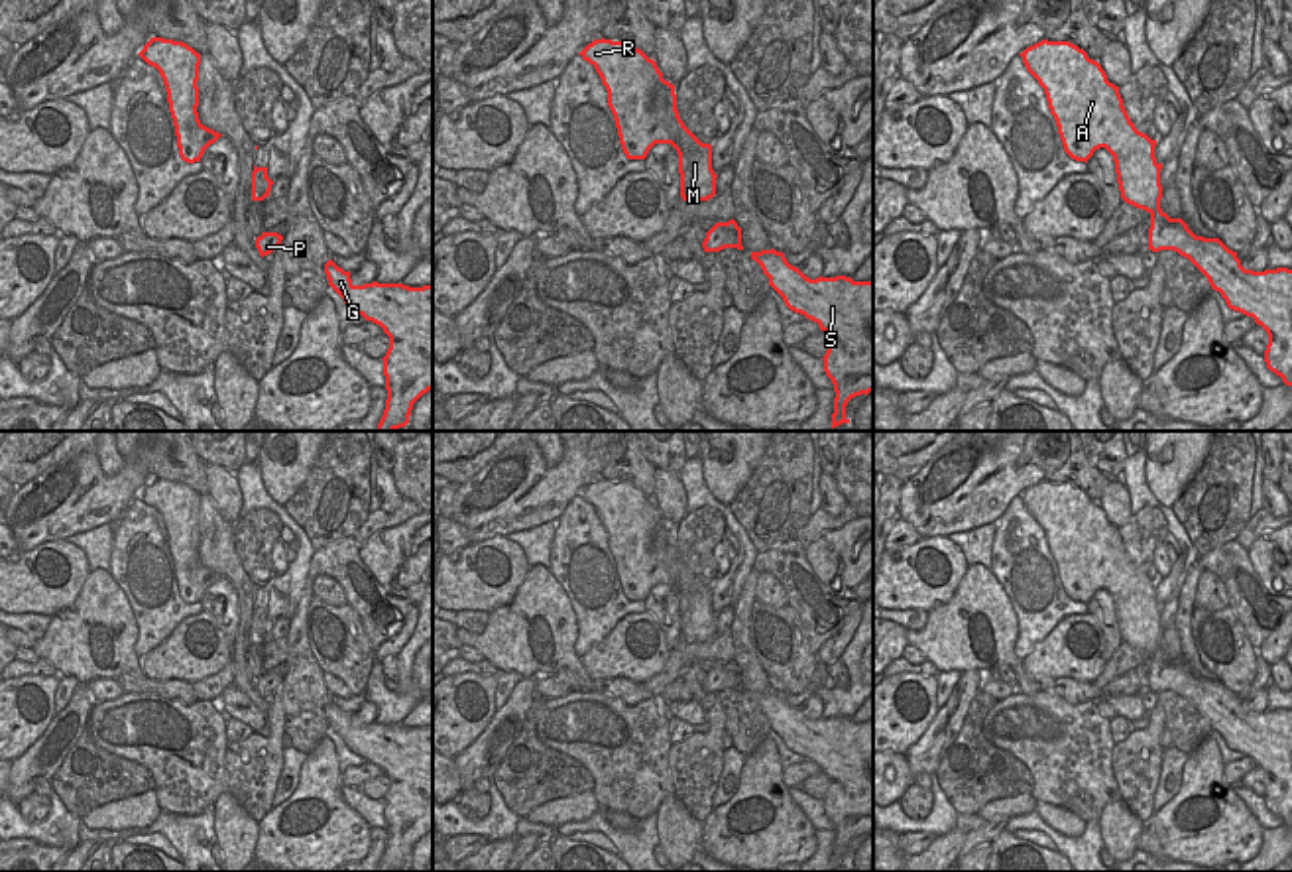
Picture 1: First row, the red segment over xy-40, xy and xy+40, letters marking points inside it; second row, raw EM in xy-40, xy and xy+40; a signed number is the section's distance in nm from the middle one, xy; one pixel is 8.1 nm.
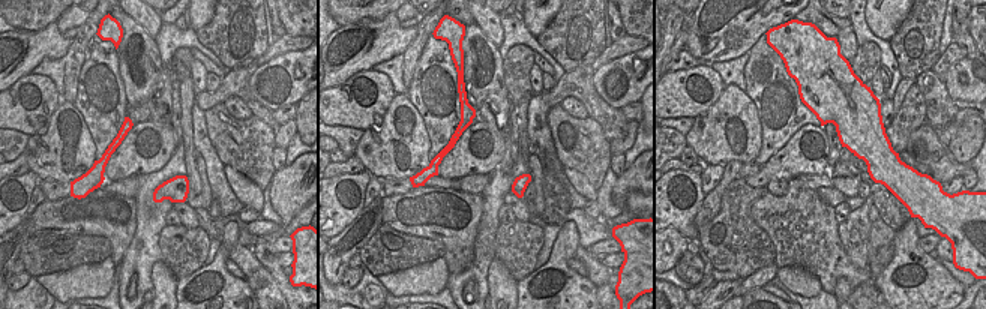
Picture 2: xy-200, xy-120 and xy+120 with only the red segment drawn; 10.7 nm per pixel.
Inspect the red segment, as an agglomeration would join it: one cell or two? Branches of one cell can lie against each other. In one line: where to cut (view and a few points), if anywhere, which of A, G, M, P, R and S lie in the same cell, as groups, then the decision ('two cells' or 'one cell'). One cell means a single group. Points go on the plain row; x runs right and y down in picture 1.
cut none; groups A G M P R S; one cell

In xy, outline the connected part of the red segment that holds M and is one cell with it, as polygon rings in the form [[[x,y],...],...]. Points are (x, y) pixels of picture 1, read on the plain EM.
[[[594,480],[580,494],[602,520],[608,547],[614,555],[621,591],[627,600],[645,600],[655,585],[671,585],[678,594],[680,638],[686,644],[708,642],[716,636],[712,587],[702,585],[680,561],[675,526],[663,520],[657,504],[629,482]]]

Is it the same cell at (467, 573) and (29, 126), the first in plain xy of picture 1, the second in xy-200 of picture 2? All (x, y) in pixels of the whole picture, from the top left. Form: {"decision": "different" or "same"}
{"decision": "same"}

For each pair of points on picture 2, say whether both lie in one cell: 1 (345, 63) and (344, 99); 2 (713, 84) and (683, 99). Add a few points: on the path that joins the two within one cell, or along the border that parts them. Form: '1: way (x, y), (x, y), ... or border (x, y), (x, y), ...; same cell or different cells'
1: border (371, 68), (354, 72), (333, 87); different cells
2: way (713, 95), (706, 104), (694, 101); same cell

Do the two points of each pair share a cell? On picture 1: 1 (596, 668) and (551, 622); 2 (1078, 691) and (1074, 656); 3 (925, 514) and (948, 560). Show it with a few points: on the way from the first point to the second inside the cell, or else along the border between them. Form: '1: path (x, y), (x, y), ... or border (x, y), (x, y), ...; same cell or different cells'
1: border (579, 658), (592, 680); different cells
2: border (1092, 682), (1053, 678), (1041, 684); different cells
3: border (946, 536), (923, 538); different cells

